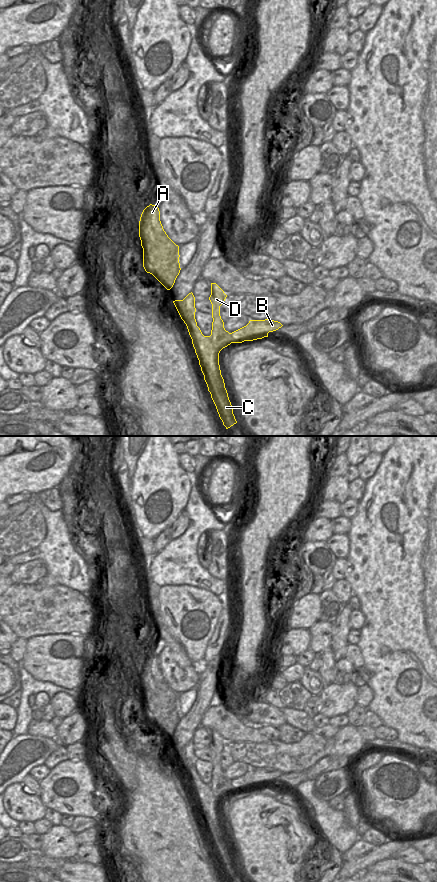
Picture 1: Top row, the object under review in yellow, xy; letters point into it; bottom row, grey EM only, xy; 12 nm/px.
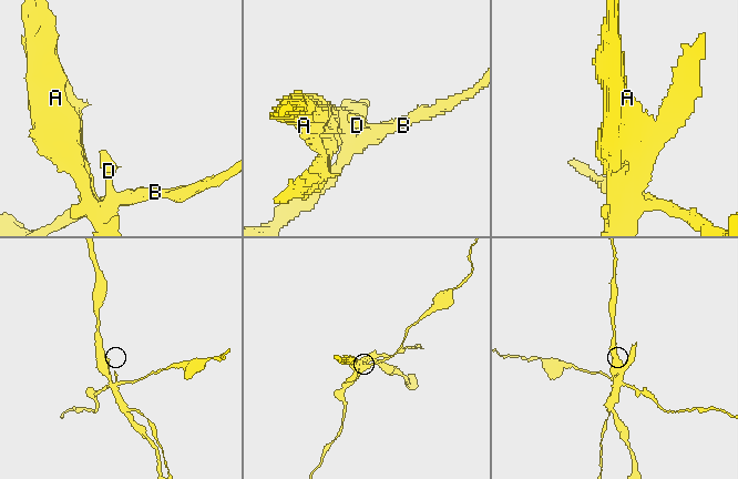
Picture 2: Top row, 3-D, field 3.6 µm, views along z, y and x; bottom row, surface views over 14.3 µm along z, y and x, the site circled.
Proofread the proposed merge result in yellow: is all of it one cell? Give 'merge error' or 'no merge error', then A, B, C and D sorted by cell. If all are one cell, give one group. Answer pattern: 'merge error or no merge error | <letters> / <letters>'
merge error | A / B C D

